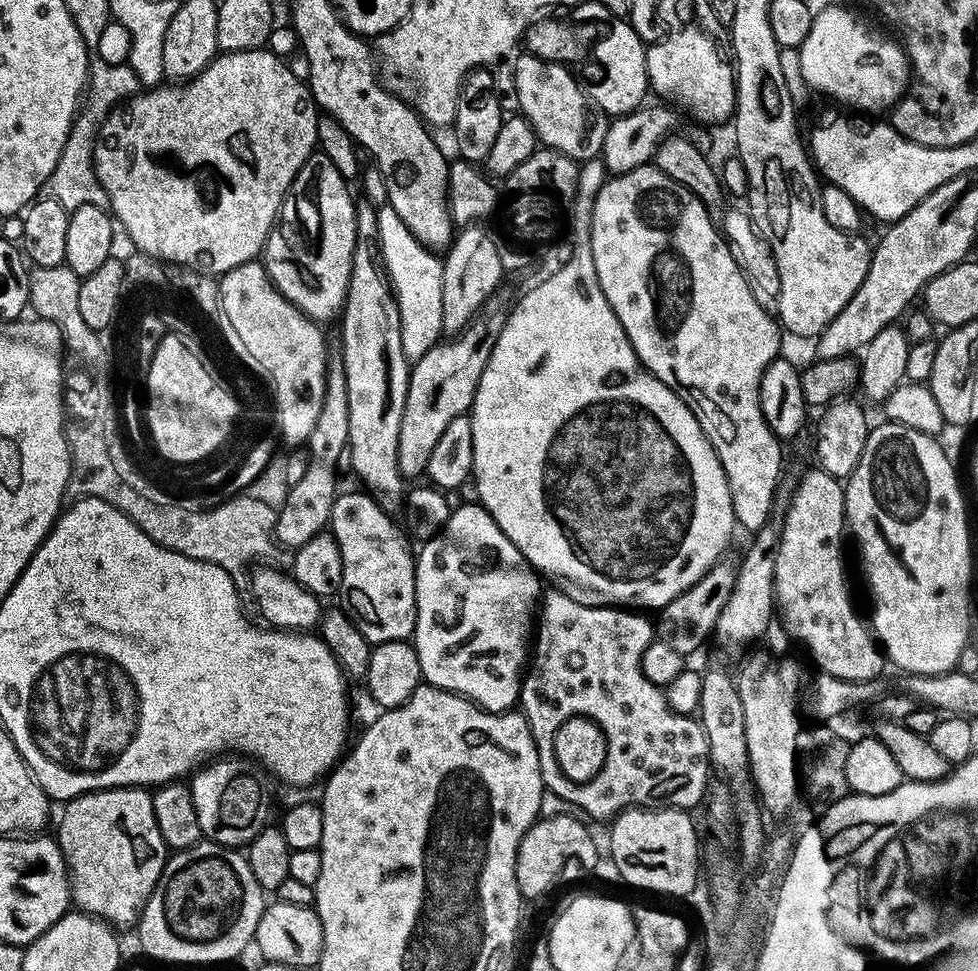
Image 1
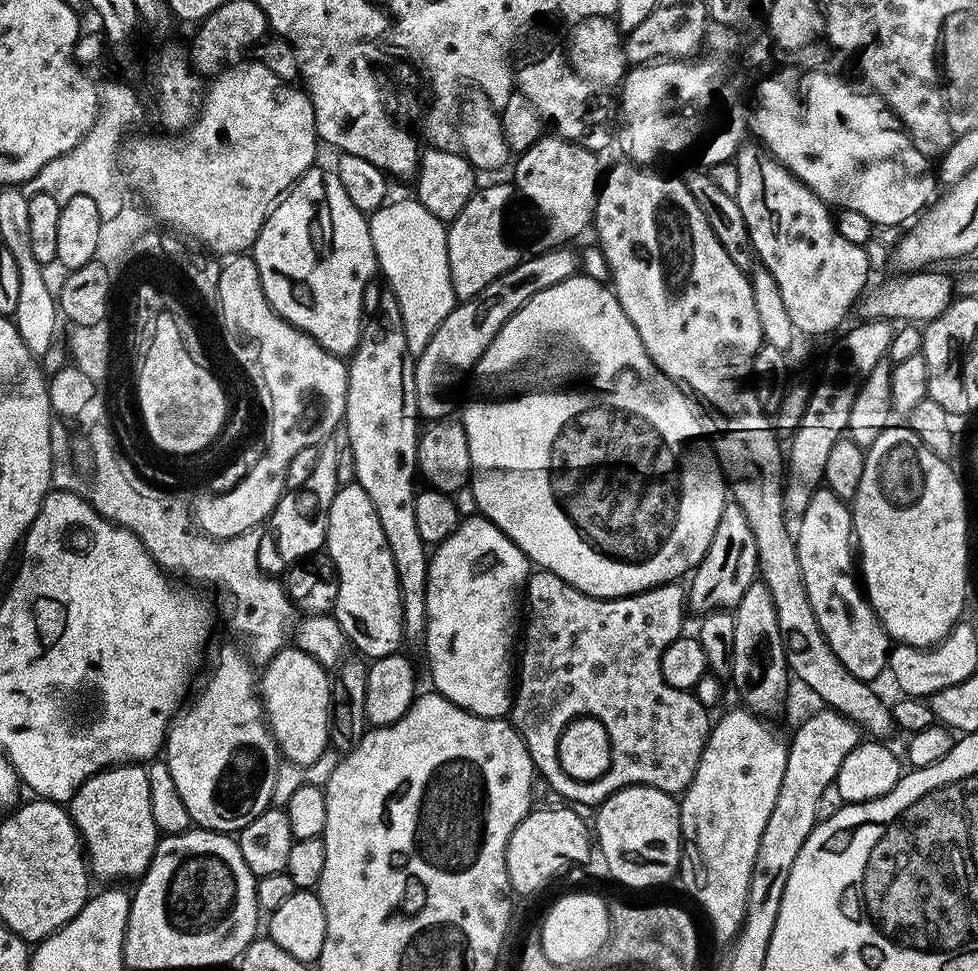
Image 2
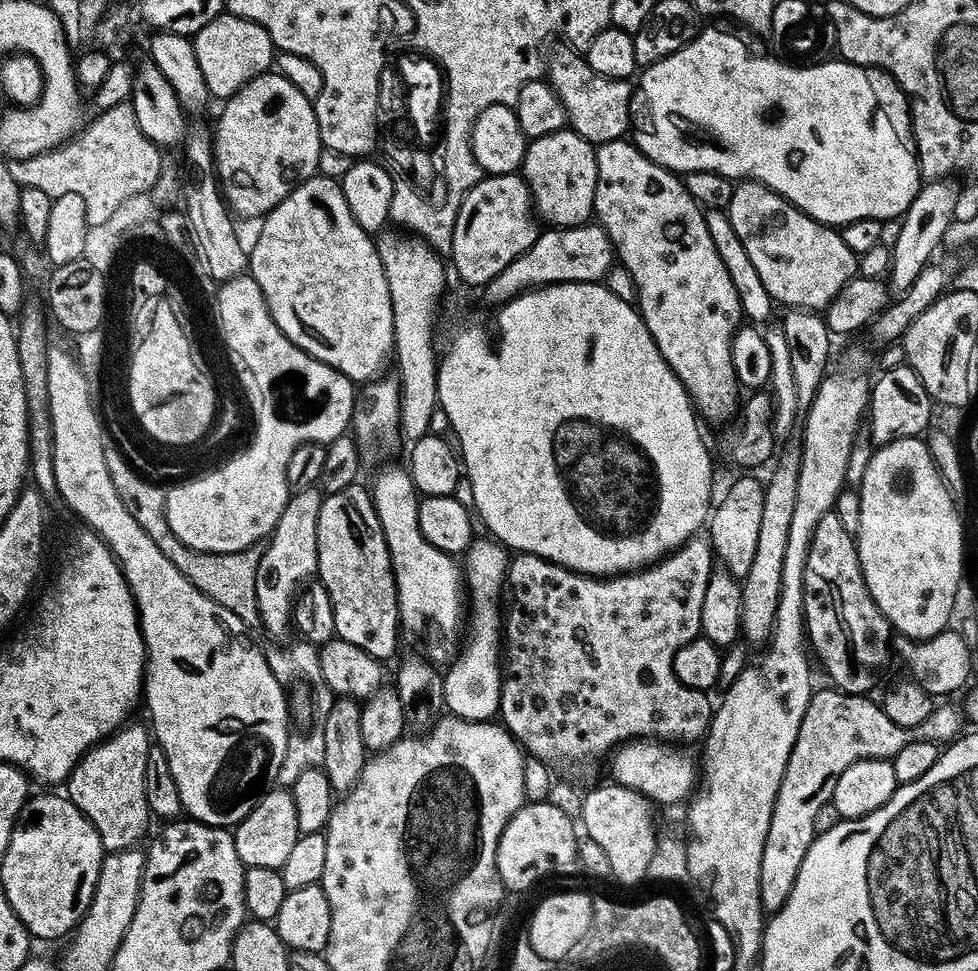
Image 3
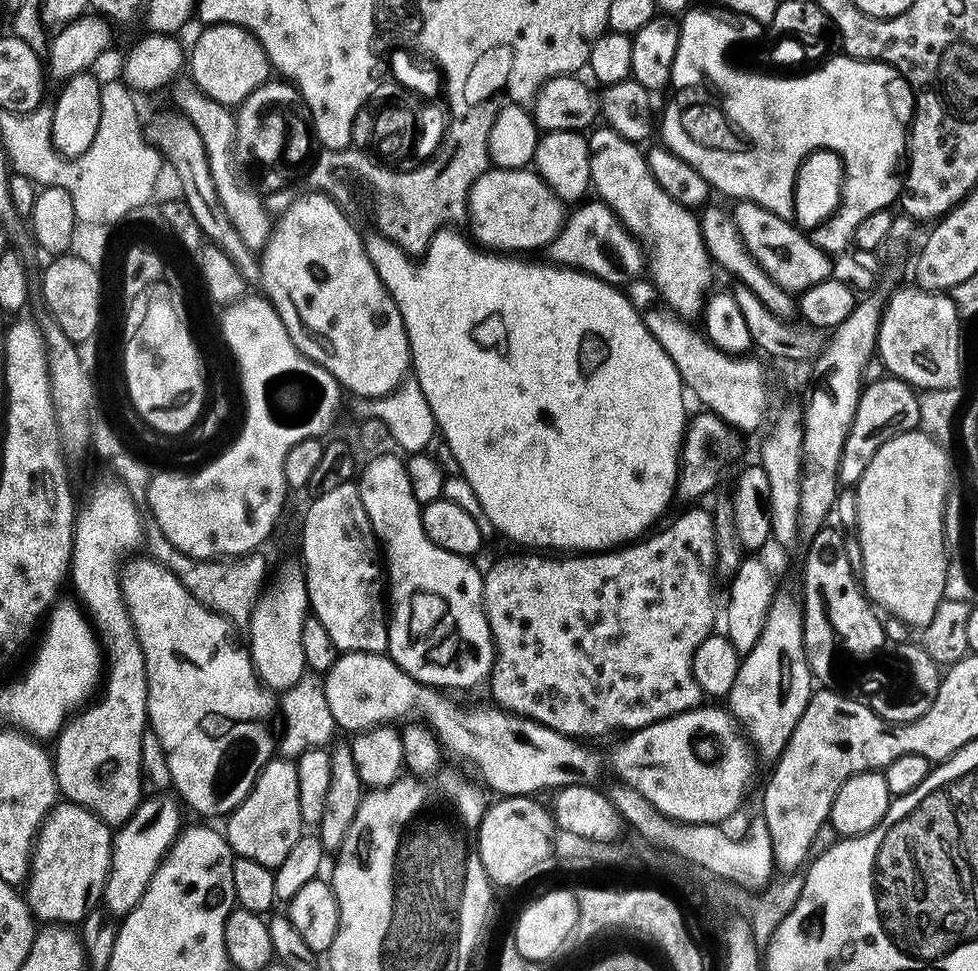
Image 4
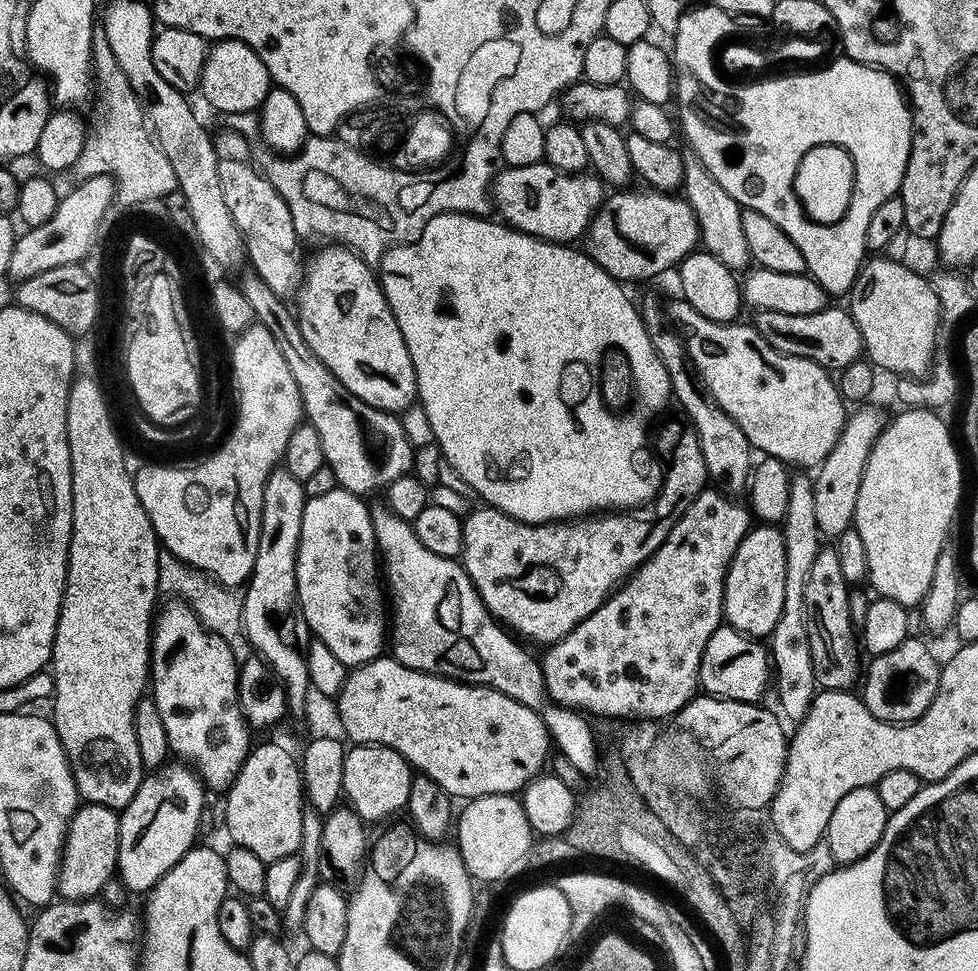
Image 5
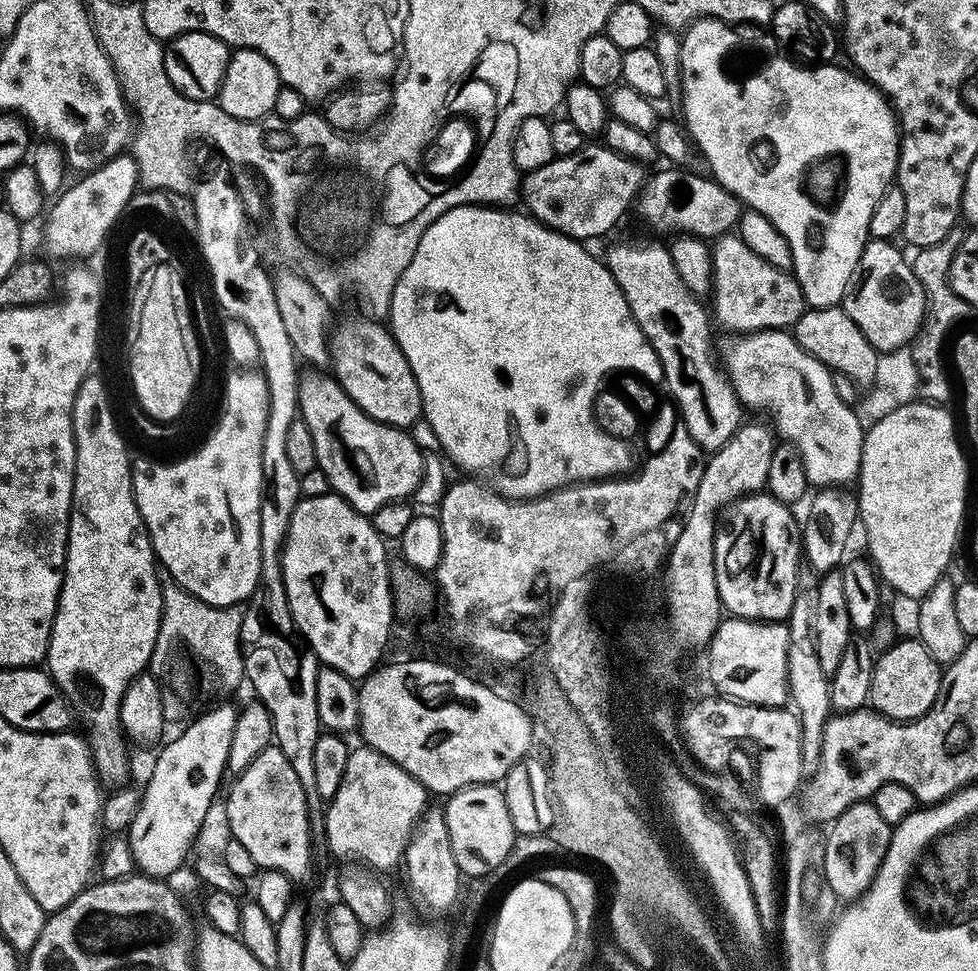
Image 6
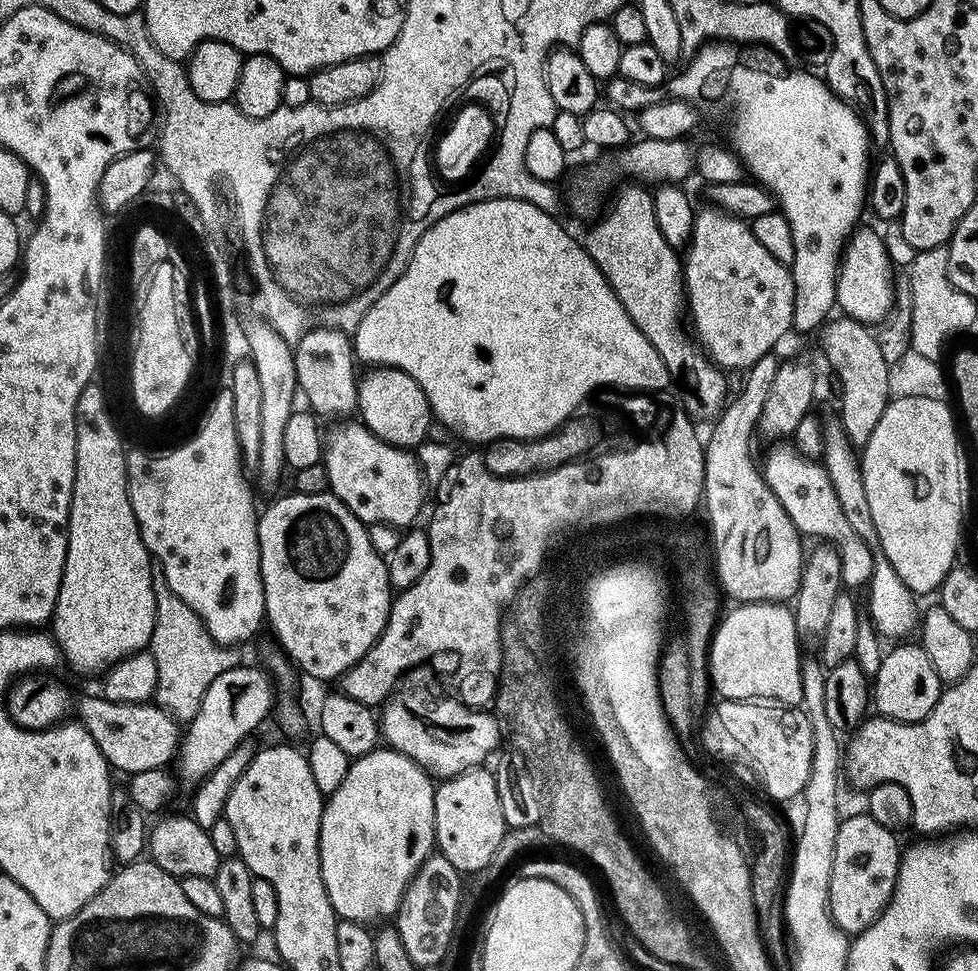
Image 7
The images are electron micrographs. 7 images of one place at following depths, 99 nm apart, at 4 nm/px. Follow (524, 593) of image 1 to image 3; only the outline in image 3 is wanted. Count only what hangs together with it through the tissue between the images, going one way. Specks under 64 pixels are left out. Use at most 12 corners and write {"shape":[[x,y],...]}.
{"shape":[[473,539],[462,556],[472,637],[444,672],[447,711],[500,710],[502,585],[509,553]]}

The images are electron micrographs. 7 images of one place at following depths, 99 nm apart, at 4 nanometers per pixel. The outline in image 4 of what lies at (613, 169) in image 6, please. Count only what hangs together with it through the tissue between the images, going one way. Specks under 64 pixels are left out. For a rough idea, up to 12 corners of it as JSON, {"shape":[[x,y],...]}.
{"shape":[[485,169],[471,235],[508,254],[545,249],[568,217],[533,169]]}

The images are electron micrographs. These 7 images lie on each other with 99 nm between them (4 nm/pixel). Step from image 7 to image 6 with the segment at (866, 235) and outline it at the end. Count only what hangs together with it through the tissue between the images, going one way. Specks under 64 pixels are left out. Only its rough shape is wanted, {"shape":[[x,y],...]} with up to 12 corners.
{"shape":[[869,239],[842,301],[880,354],[916,336],[927,305],[909,257]]}

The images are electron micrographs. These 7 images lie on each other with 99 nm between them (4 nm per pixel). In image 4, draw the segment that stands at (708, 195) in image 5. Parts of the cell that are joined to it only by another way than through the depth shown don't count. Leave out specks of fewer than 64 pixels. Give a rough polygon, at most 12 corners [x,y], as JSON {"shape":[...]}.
{"shape":[[707,205],[699,217],[715,267],[795,321],[797,297],[753,258],[731,213]]}

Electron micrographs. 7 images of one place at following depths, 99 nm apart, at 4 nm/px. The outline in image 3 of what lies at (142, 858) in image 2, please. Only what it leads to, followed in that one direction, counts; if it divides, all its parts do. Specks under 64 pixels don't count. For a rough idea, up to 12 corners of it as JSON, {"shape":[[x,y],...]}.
{"shape":[[125,723],[68,775],[108,852],[148,828],[149,729]]}

